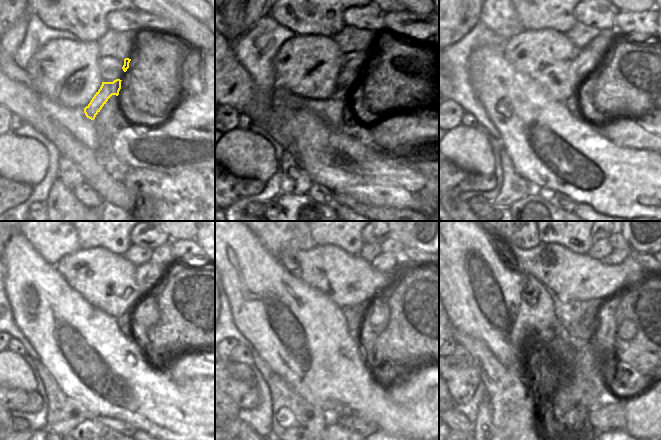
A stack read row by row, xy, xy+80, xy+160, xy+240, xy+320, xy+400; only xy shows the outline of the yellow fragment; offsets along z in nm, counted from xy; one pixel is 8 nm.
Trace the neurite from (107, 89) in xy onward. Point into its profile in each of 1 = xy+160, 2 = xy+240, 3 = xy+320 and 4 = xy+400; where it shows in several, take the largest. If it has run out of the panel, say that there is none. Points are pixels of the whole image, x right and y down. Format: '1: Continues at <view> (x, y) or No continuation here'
1: Continues at xy+160 (587, 62)
2: Continues at xy+240 (146, 274)
3: Continues at xy+320 (385, 263)
4: Continues at xy+400 (616, 257).

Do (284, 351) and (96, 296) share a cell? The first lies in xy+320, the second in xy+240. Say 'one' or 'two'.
two

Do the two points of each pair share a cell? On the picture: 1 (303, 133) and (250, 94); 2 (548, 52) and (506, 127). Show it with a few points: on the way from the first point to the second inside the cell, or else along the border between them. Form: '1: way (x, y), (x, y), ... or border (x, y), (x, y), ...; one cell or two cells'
1: border (275, 106), (278, 116), (285, 123), (290, 134); two cells
2: border (513, 66), (536, 81), (550, 95); two cells

